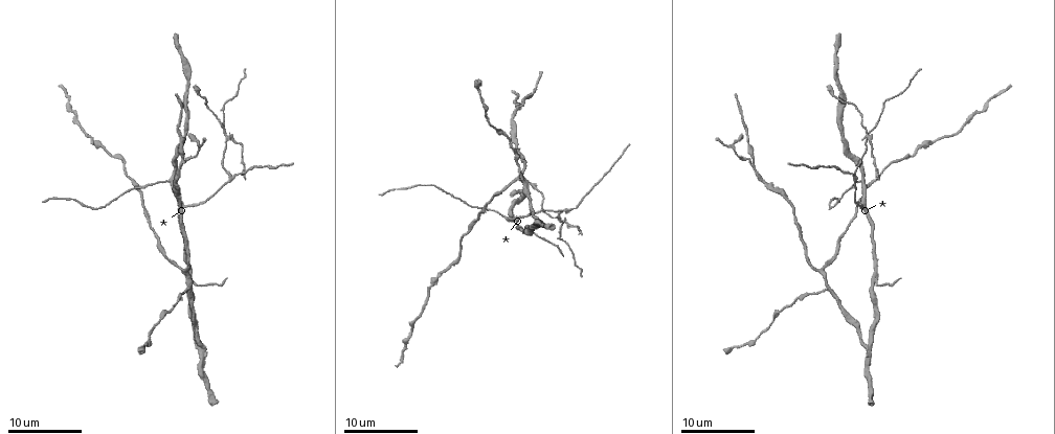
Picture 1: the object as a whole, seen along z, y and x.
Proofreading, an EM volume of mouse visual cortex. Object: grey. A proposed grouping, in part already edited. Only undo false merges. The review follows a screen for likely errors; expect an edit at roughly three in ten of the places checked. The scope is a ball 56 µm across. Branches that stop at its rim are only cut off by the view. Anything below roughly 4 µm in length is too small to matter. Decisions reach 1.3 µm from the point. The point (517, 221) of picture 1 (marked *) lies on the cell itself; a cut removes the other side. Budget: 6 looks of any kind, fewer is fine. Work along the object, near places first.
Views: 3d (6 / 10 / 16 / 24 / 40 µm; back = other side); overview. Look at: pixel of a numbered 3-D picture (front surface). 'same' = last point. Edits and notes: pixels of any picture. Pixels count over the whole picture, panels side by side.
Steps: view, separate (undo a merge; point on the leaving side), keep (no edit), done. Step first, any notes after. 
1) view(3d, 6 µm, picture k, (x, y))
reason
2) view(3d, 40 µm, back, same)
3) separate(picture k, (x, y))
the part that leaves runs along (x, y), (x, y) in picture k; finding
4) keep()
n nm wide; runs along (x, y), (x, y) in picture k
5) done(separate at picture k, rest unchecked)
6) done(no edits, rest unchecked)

view(3d, 16 µm, picture 1, (567, 211))
three-way junction

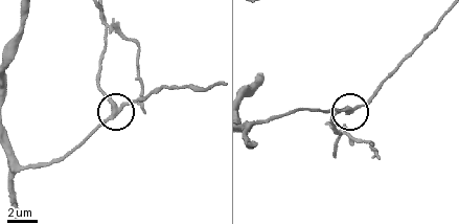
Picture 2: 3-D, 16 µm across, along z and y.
view(3d, 16 µm, back, picture 2, (117, 105))

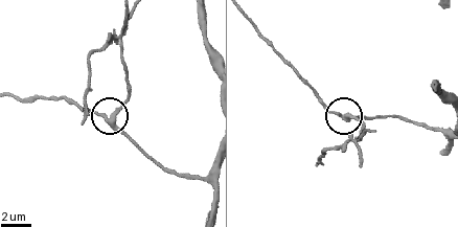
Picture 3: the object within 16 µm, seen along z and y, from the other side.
keep()
runs along (208, 183), (152, 161), (111, 117), (78, 110) in picture 3; all the same cell

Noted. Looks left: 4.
view(3d, 16 µm, picture 1, (561, 225))
three arms meet

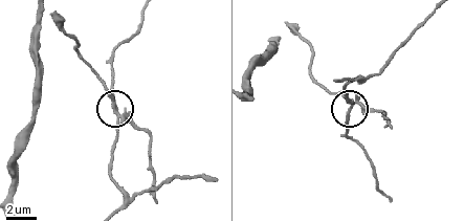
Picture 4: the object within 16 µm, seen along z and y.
view(3d, 6 µm, picture 4, (347, 107))
closer look

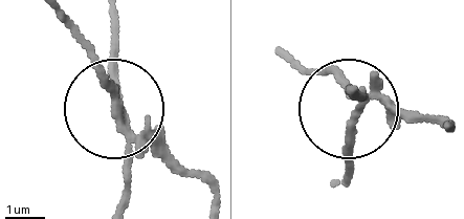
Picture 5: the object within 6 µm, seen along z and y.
separate(picture 5, (102, 86))
180 nm wide; the part that leaves runs along (131, 135), (122, 99), (65, 8) in picture 5; two cells meet here

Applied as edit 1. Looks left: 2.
view(overview)
see it whole again

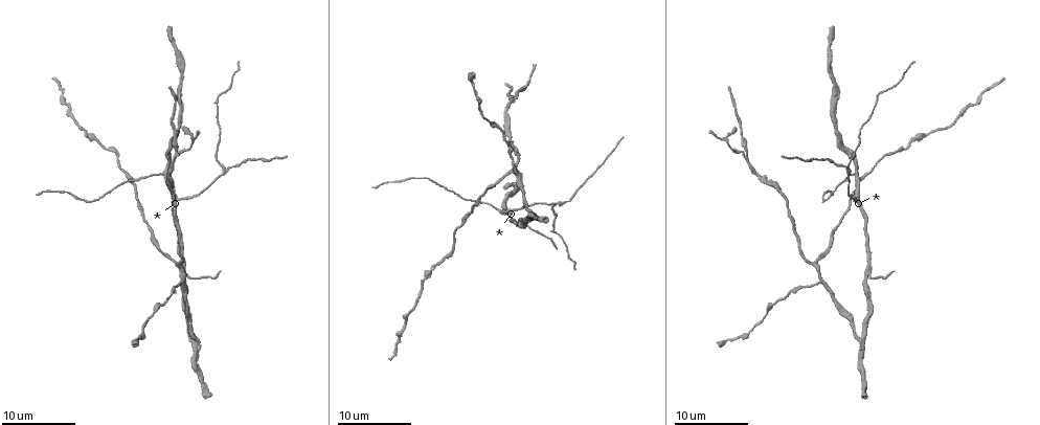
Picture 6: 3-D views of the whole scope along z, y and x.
view(3d, 16 µm, picture 6, (868, 273))
arms part here

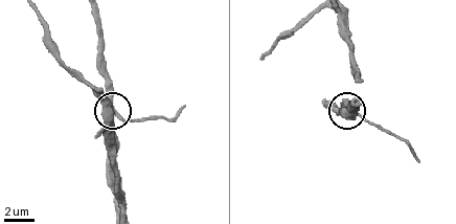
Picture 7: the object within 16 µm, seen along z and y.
keep()
runs along (326, 99), (334, 109), (360, 115), (385, 130) in picture 7; one cell here

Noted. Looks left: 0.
done(separate at picture 5, rest unchecked)

